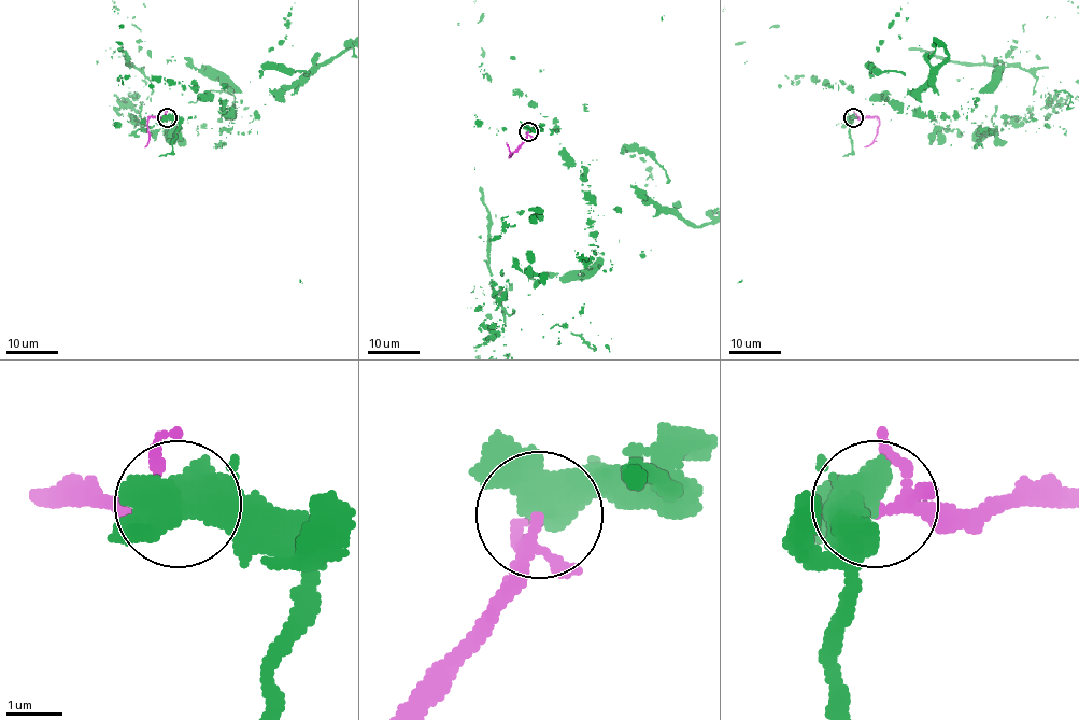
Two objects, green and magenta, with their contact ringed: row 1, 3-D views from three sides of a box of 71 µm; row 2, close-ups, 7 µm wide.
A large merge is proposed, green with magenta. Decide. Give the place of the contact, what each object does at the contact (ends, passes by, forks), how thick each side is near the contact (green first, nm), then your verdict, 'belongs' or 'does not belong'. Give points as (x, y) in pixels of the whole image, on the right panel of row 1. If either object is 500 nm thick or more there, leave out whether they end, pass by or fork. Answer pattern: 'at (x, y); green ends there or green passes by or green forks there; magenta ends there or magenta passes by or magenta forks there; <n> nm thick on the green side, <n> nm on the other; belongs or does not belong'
at (853, 117); 600 nm thick on the green side, 140 nm on the other; does not belong

